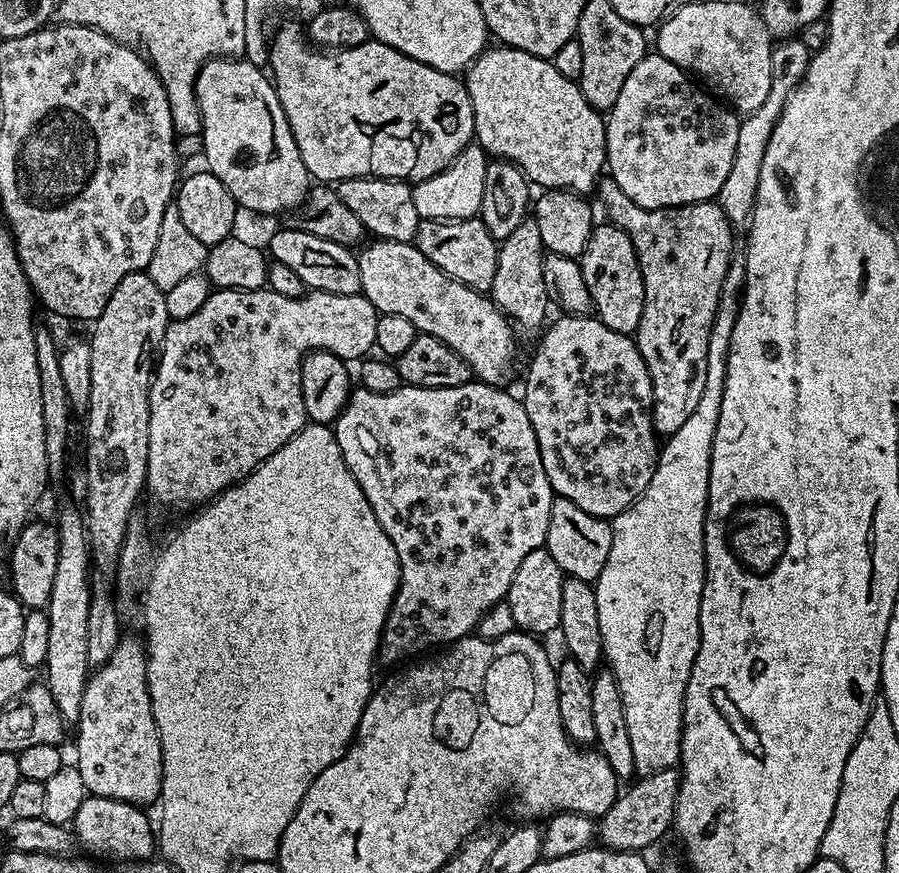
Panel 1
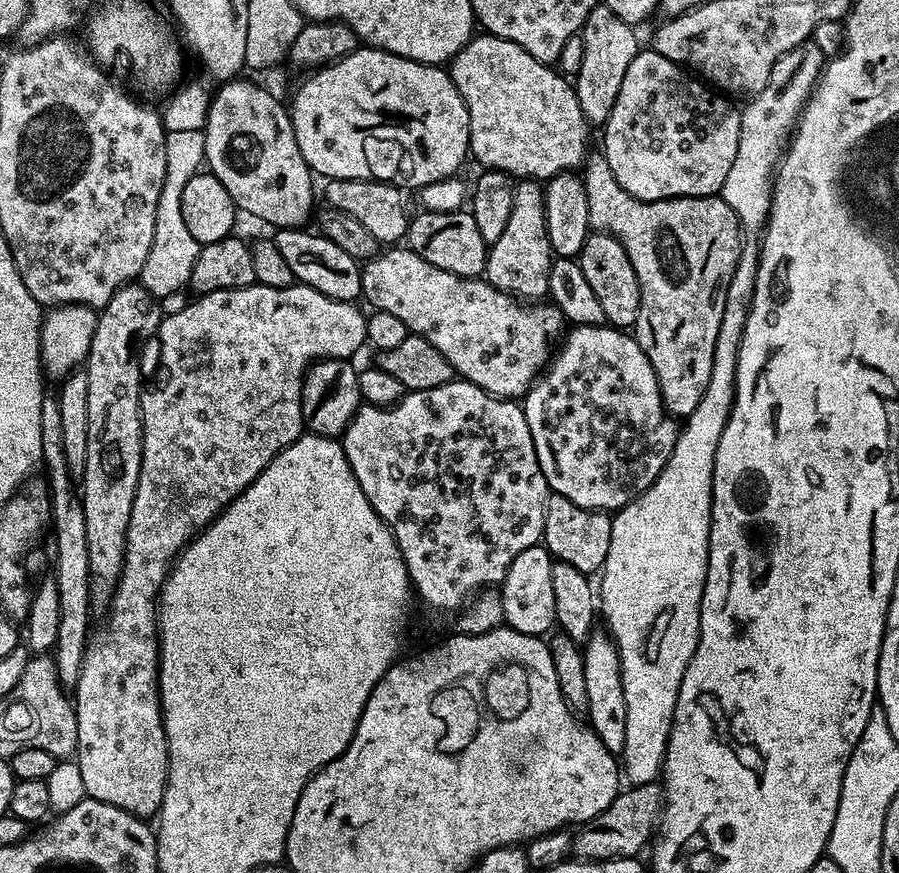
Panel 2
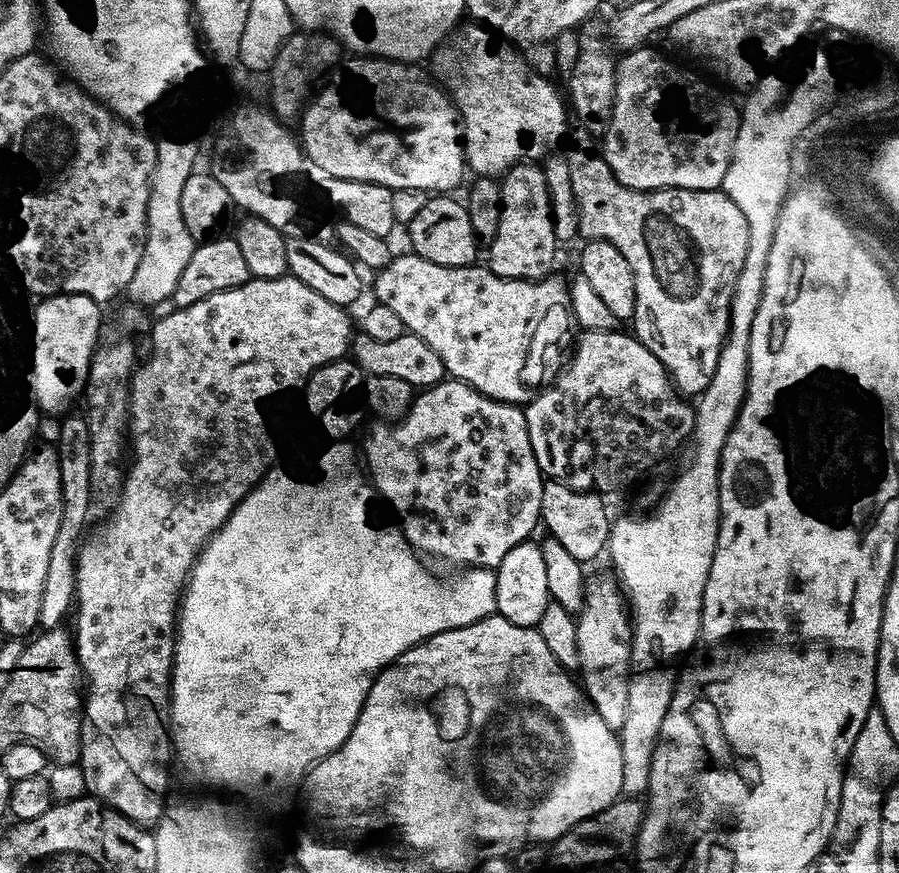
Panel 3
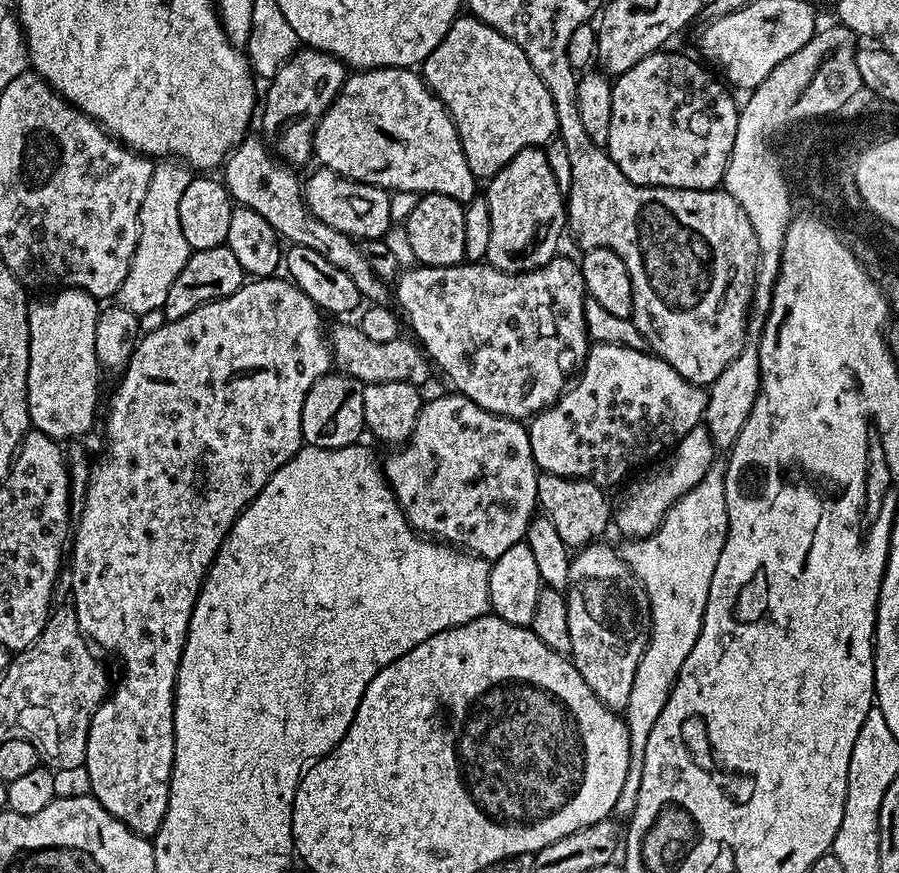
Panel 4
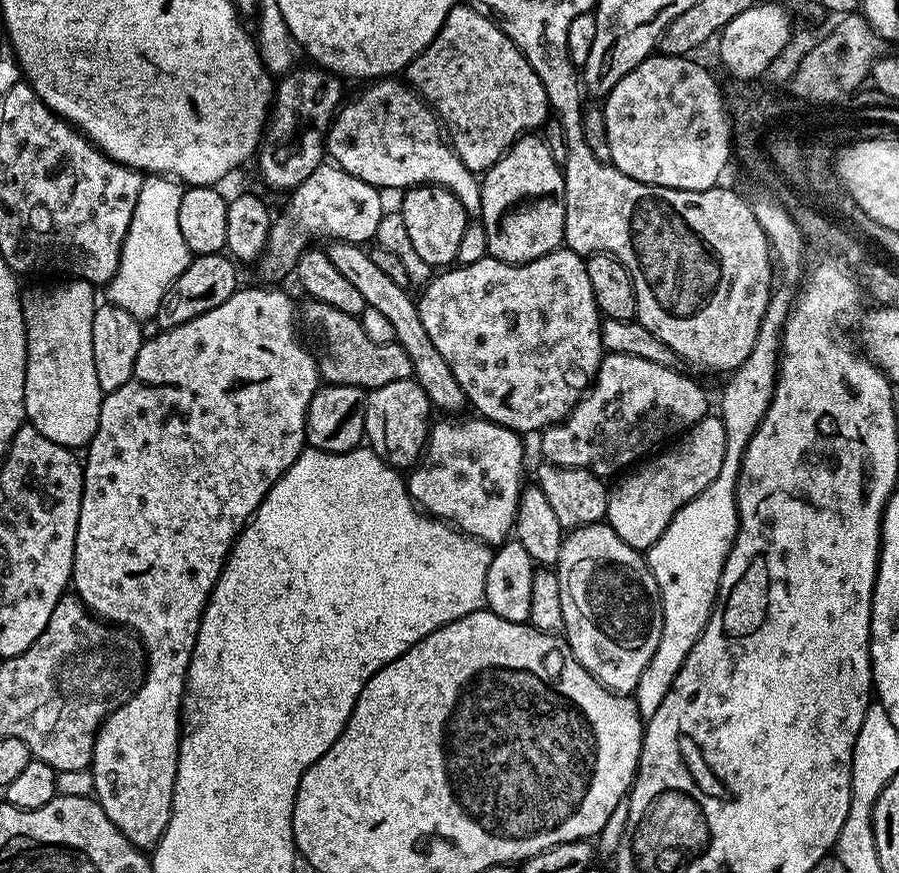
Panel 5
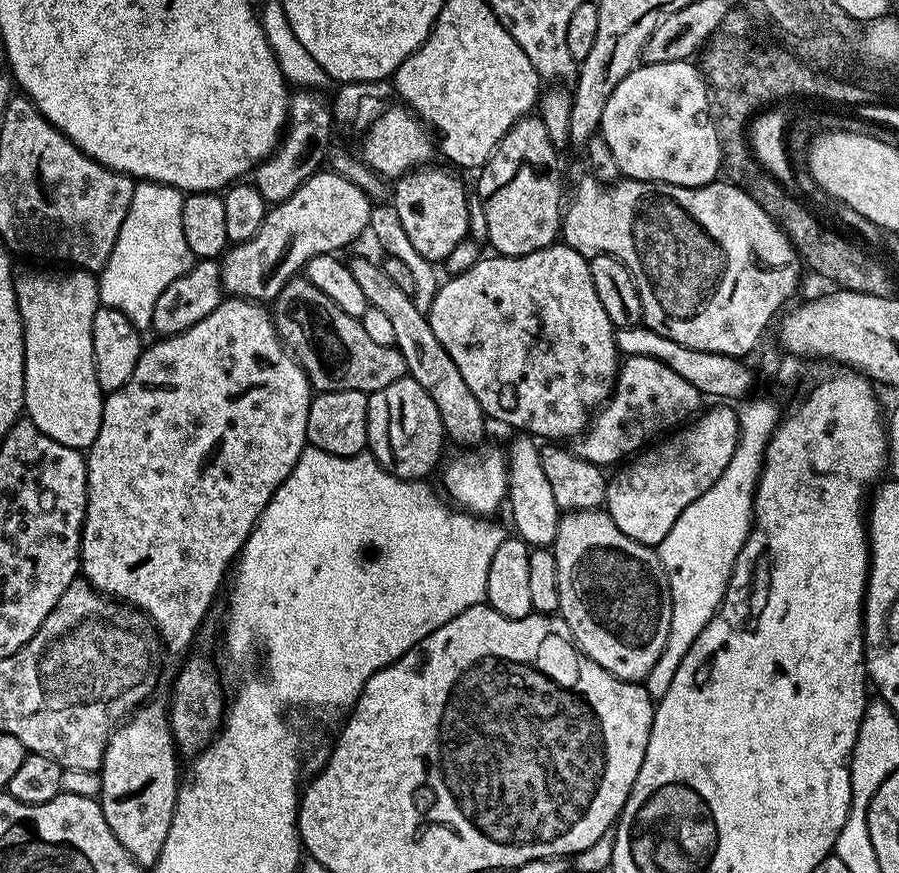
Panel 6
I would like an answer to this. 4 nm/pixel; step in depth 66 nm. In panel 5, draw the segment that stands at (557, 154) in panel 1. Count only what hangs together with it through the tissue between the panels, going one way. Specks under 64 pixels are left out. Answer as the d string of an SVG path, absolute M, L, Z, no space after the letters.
M453 3L450 14L446 14L446 22L442 22L442 30L408 63L406 80L415 88L423 100L428 101L436 113L446 139L458 158L471 172L483 174L502 158L504 151L516 141L519 136L535 133L543 129L550 116L546 90L534 74L530 62L514 46L514 42L501 30L499 24L491 15L471 8L468 4Z

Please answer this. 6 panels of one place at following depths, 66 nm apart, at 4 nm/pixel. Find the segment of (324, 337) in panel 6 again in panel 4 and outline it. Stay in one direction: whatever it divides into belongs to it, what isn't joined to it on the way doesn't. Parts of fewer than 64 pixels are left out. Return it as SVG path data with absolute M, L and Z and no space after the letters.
M336 324L330 328L330 347L335 371L345 372L364 385L388 382L406 382L424 386L428 380L430 361L423 348L412 338L401 338L394 342L373 342L366 338L355 324Z

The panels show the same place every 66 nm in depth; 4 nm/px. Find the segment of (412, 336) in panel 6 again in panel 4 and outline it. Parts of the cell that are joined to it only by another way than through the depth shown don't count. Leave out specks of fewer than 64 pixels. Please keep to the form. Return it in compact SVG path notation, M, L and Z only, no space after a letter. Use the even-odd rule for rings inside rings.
M249 134L236 148L228 153L228 159L222 165L222 183L239 207L258 210L270 226L274 226L277 236L289 245L301 244L322 258L328 259L338 270L343 270L358 286L361 297L368 302L384 302L389 299L389 285L380 280L378 274L370 268L362 256L359 243L353 237L326 226L308 209L304 203L302 180L295 176L291 167L285 166L270 151L269 145L259 135ZM288 239L288 240L287 240ZM388 296L388 297L387 297Z

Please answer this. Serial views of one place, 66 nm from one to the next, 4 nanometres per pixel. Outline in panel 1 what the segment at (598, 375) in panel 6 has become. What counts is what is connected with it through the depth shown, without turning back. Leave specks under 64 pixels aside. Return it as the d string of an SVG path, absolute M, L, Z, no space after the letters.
M393 240L371 241L369 248L359 249L356 261L358 262L358 278L360 292L375 306L380 314L399 314L400 317L414 322L417 333L438 338L438 342L446 342L450 350L454 350L470 366L473 377L481 384L507 385L512 376L512 363L516 360L516 336L514 325L500 308L492 301L491 295L474 290L454 278L450 278L415 243L394 242Z

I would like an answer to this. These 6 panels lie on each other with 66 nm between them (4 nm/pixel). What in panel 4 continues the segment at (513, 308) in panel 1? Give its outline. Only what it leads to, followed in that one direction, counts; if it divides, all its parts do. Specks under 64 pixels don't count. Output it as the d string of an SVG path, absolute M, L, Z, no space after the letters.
M530 146L514 154L487 184L490 206L487 263L511 274L529 272L555 260L561 251L560 239L566 236L566 196L550 170L547 151L540 146Z

